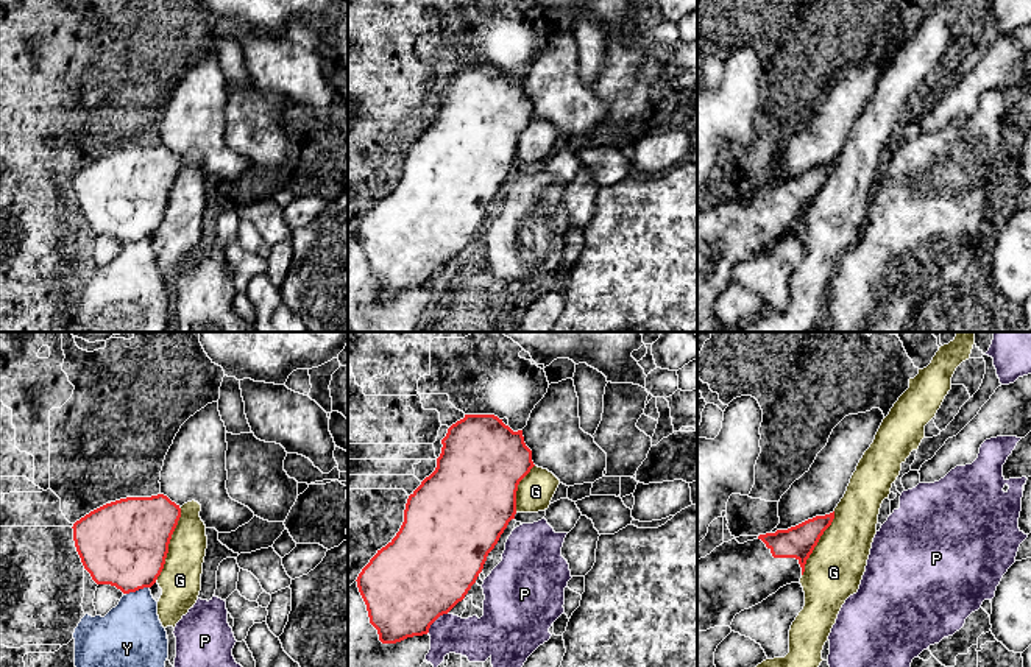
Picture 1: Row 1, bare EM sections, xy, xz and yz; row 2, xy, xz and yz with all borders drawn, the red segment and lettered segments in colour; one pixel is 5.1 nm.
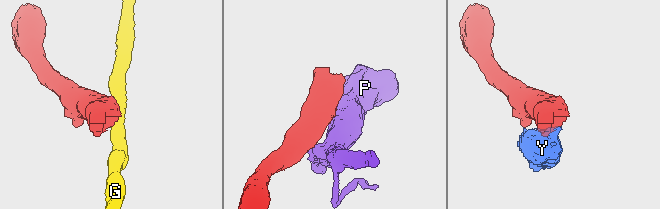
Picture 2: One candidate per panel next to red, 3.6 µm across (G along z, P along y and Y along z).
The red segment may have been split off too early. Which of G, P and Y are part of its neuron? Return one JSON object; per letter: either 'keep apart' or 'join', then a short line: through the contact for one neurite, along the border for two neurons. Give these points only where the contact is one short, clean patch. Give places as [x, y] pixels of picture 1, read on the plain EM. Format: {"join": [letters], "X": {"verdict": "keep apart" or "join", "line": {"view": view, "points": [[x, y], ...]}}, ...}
{"join": [], "G": {"verdict": "keep apart"}, "P": {"verdict": "keep apart"}, "Y": {"verdict": "keep apart", "line": {"view": "xy", "points": [[148, 237], [127, 245]]}}}

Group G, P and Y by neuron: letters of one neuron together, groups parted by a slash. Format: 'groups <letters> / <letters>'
groups G / P / Y

